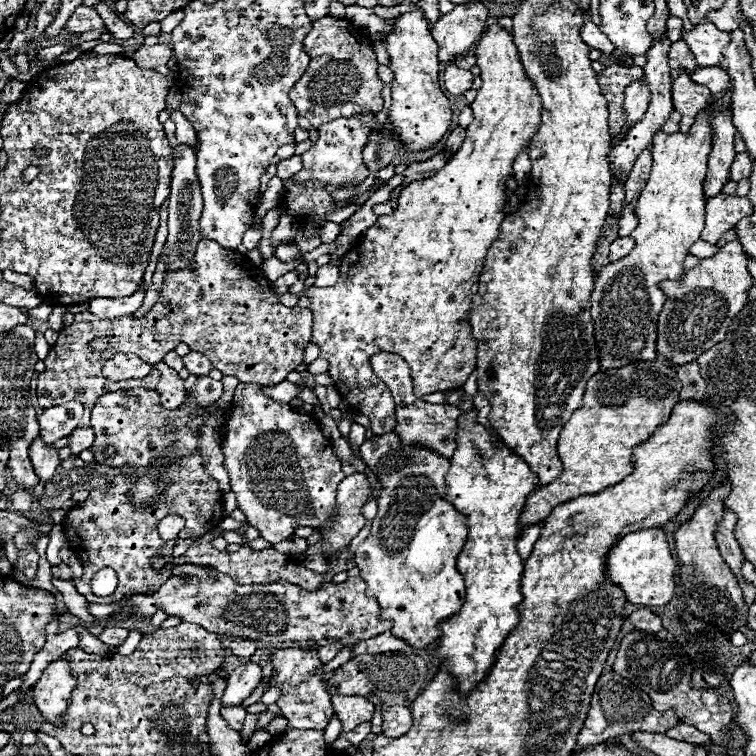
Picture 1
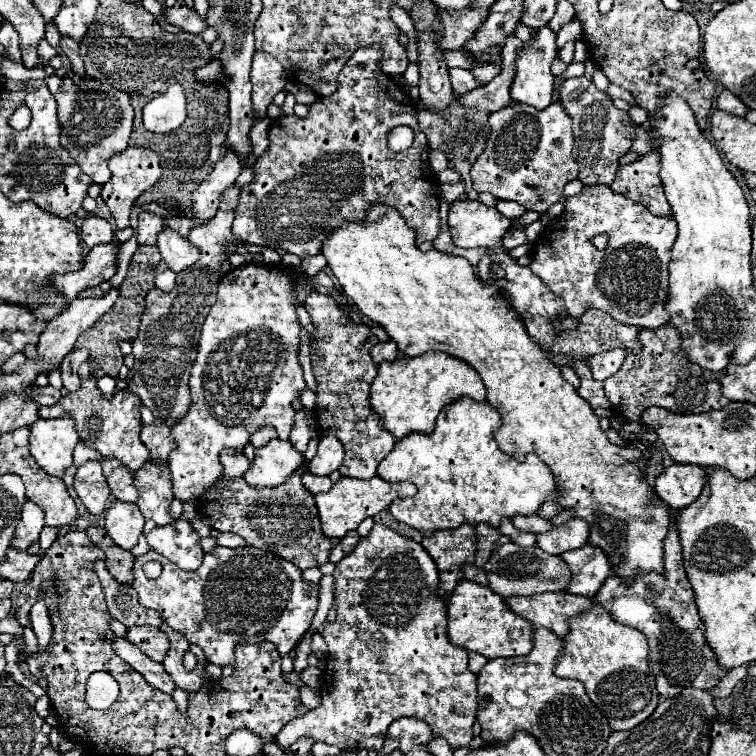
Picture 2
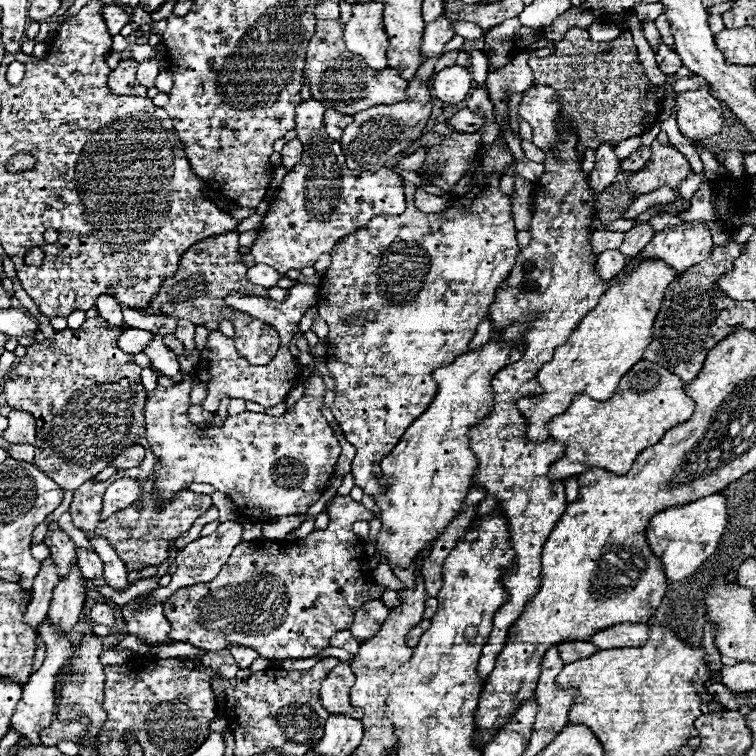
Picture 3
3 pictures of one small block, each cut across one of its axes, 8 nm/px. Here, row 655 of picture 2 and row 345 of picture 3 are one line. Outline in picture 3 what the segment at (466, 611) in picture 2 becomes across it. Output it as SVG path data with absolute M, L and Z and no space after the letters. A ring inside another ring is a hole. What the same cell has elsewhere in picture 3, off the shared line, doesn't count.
M516 322L500 330L482 348L468 350L454 358L454 362L432 372L438 392L424 414L420 414L404 432L398 446L382 460L382 476L386 476L388 490L374 496L382 510L382 530L378 534L376 550L390 558L392 566L410 566L422 548L428 548L446 526L460 514L464 498L470 490L476 456L470 452L468 426L476 424L490 412L492 406L492 378L506 364L524 356L522 344L528 322Z

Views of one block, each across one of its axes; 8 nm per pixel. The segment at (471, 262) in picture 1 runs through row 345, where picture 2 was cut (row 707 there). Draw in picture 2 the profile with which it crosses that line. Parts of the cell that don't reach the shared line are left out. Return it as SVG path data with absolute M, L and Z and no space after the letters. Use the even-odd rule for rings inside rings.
M374 524L374 528L370 530L370 534L366 538L360 538L360 542L354 548L354 552L336 564L334 580L336 580L334 582L334 594L336 594L336 606L338 606L336 620L334 622L328 622L328 624L324 624L320 628L320 634L324 636L324 640L328 644L328 664L326 664L324 678L322 678L324 682L322 682L322 688L320 688L322 702L320 702L318 708L306 712L300 718L294 718L290 724L286 724L278 732L278 738L274 738L276 744L282 750L286 750L286 748L290 748L300 738L312 738L316 742L326 742L326 744L338 746L340 750L362 750L362 748L364 750L380 750L384 746L384 736L386 736L388 726L396 718L400 718L400 716L412 716L412 718L418 718L418 720L426 722L430 726L432 734L436 738L444 738L450 744L452 750L462 748L462 746L468 746L470 740L472 740L472 724L476 720L476 674L472 674L468 670L468 652L464 652L464 648L456 648L448 640L448 606L438 596L438 584L440 584L438 570L436 570L434 560L422 548L422 544L414 542L412 538L406 538L406 536L396 534L394 530L390 530L384 524Z

